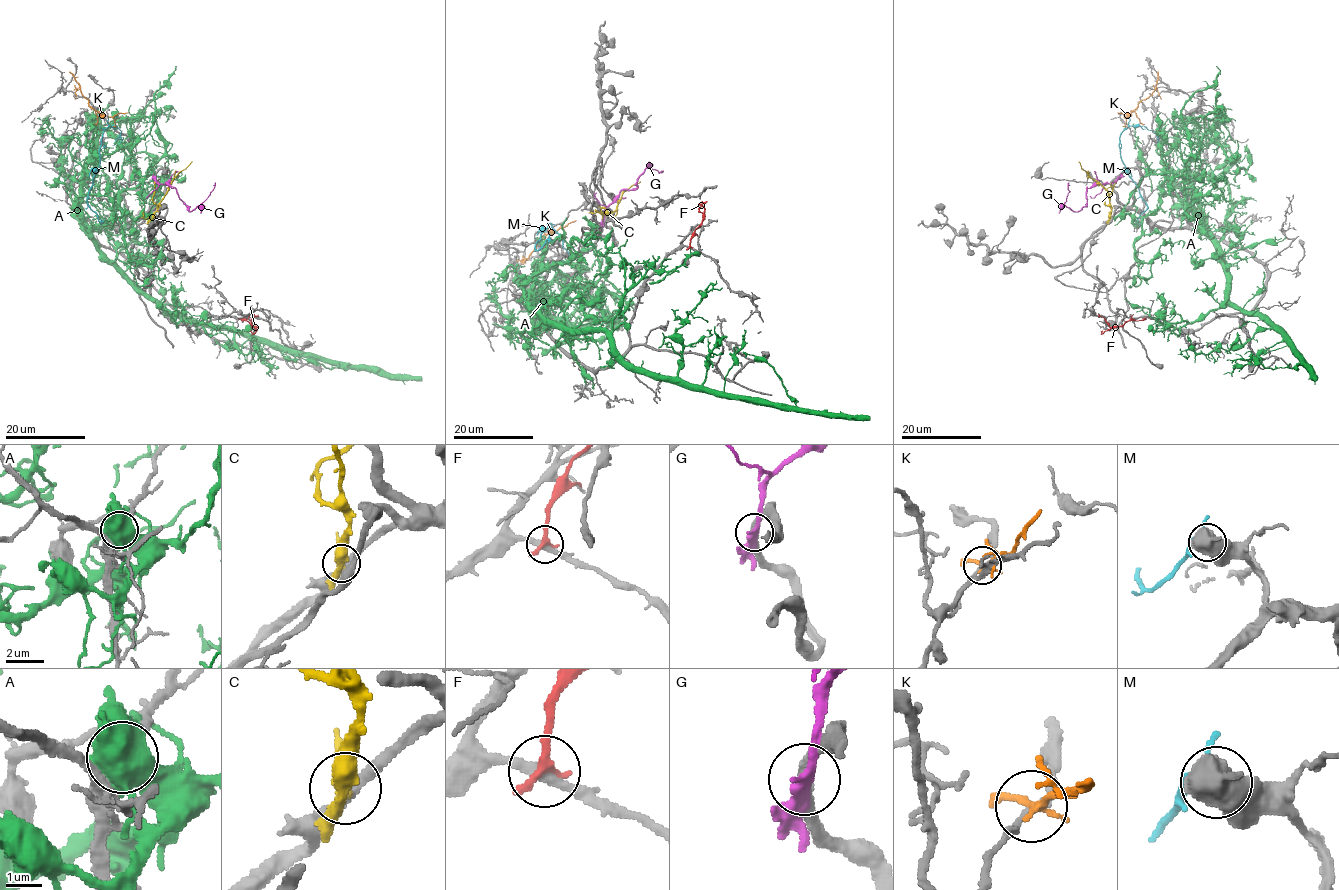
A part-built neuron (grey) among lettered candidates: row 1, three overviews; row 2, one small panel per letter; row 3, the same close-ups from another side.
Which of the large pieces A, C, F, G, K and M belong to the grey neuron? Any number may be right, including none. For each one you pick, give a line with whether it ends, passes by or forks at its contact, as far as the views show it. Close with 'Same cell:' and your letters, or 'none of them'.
Same cell: none of them

